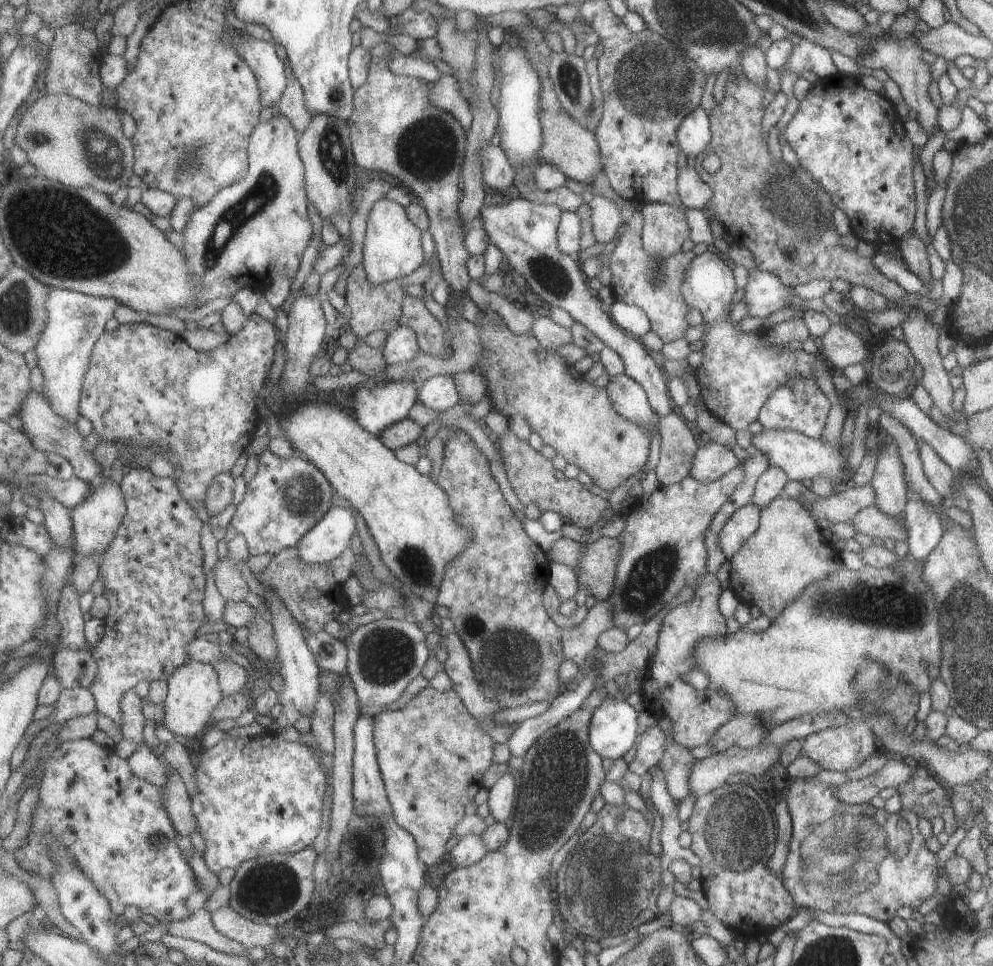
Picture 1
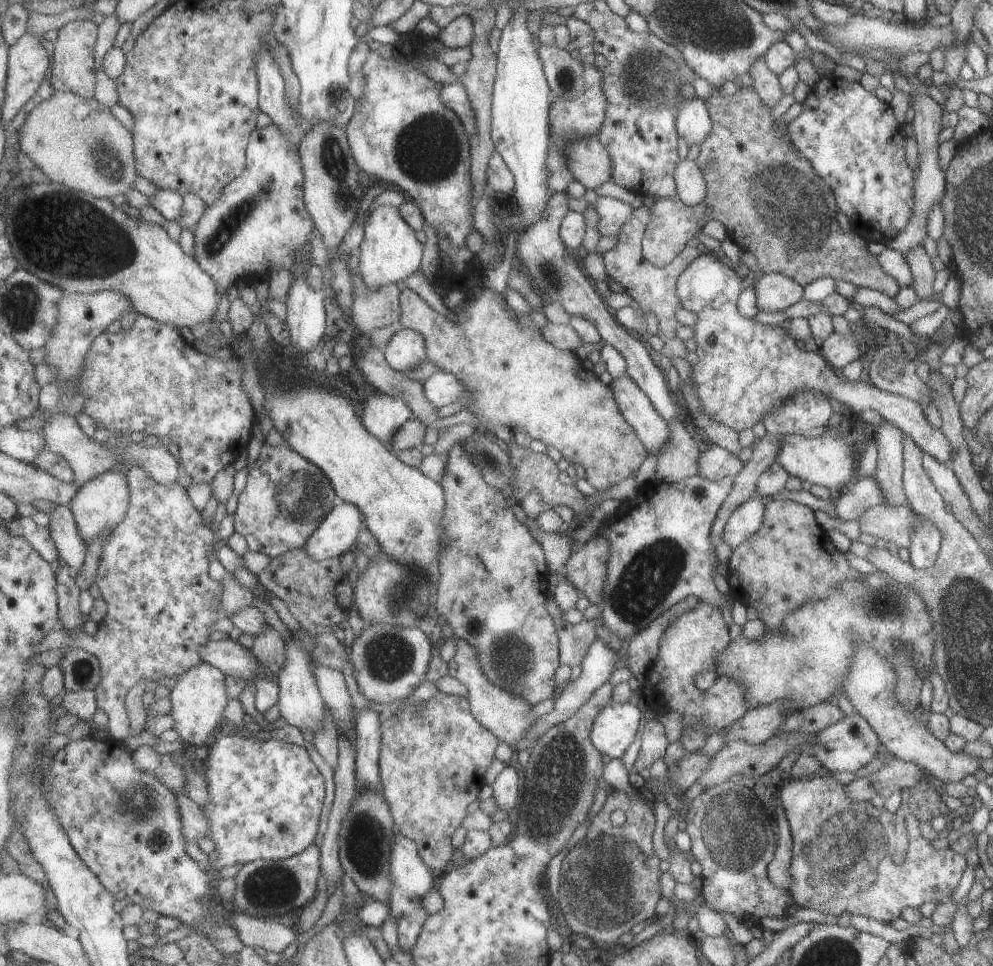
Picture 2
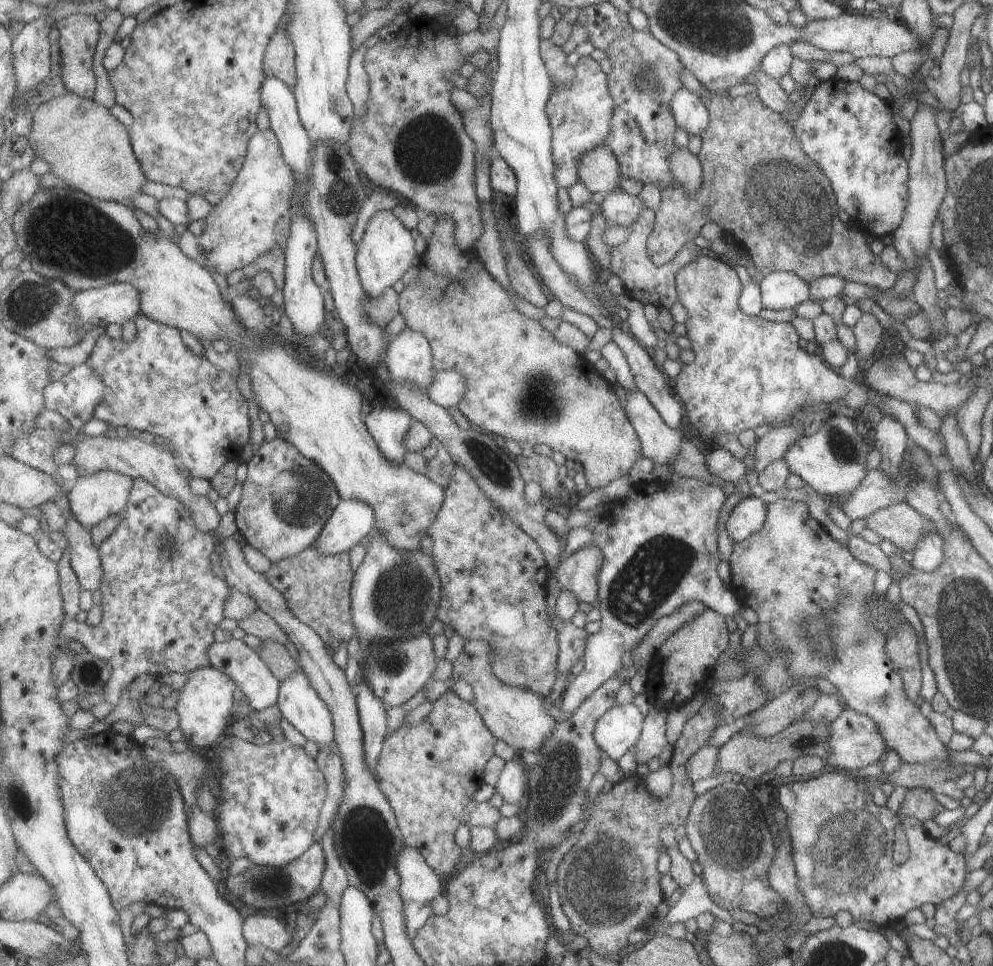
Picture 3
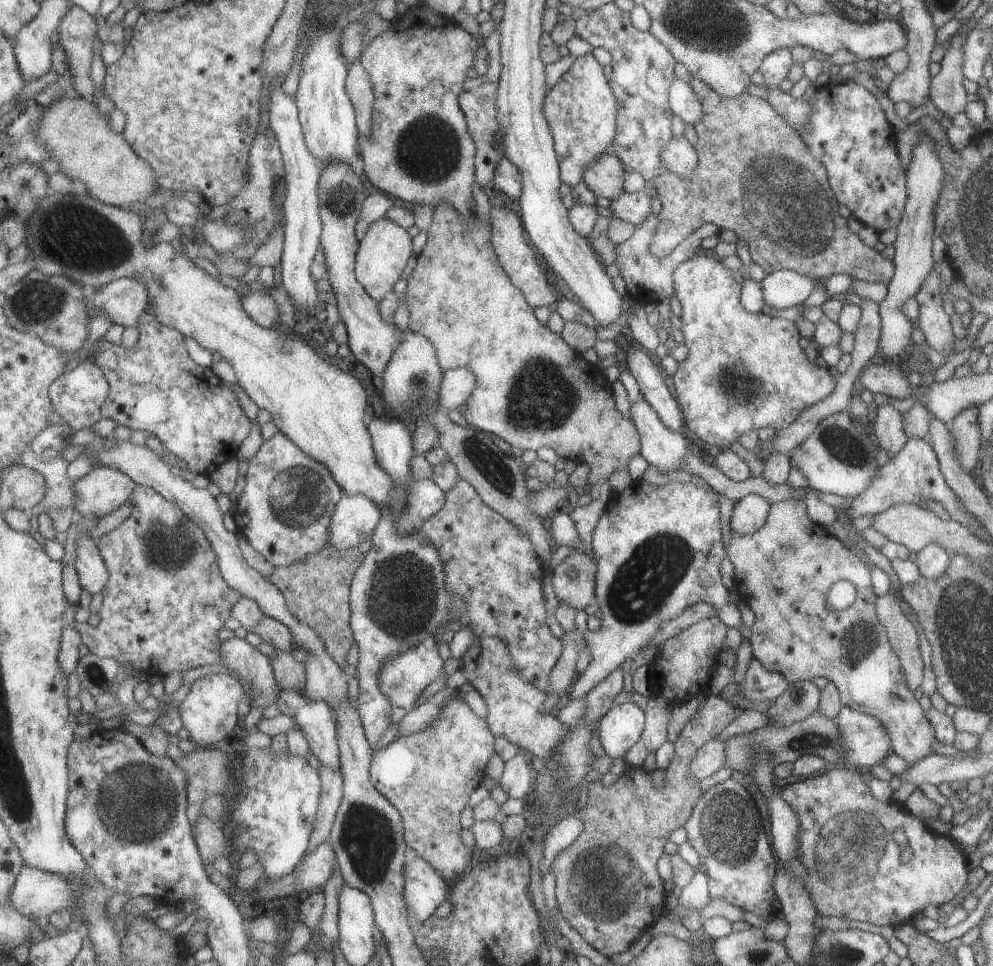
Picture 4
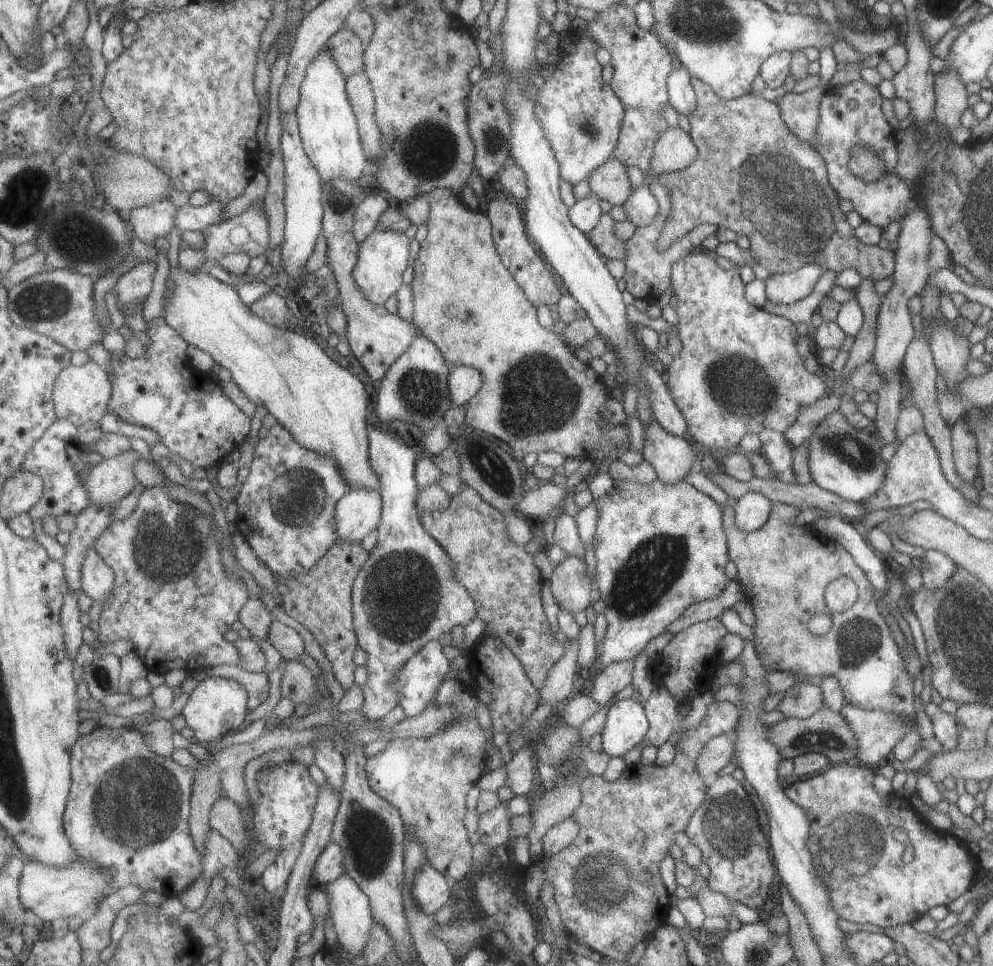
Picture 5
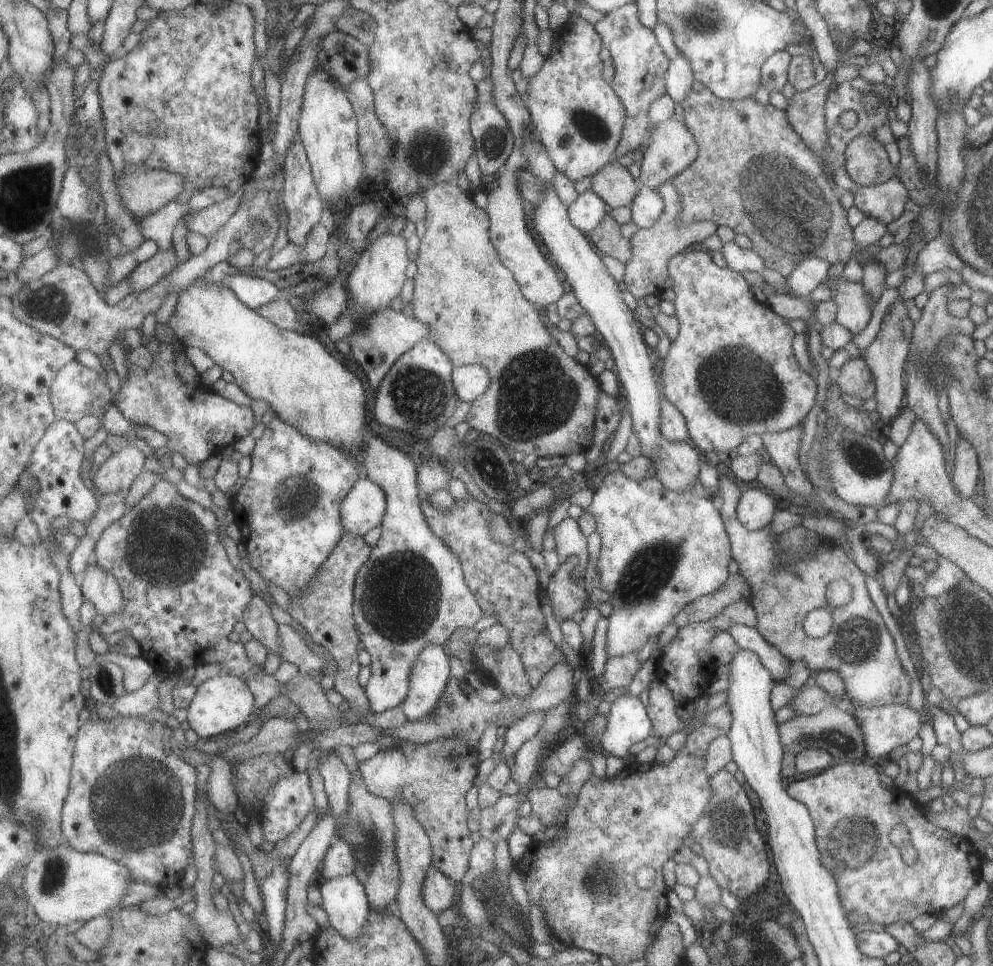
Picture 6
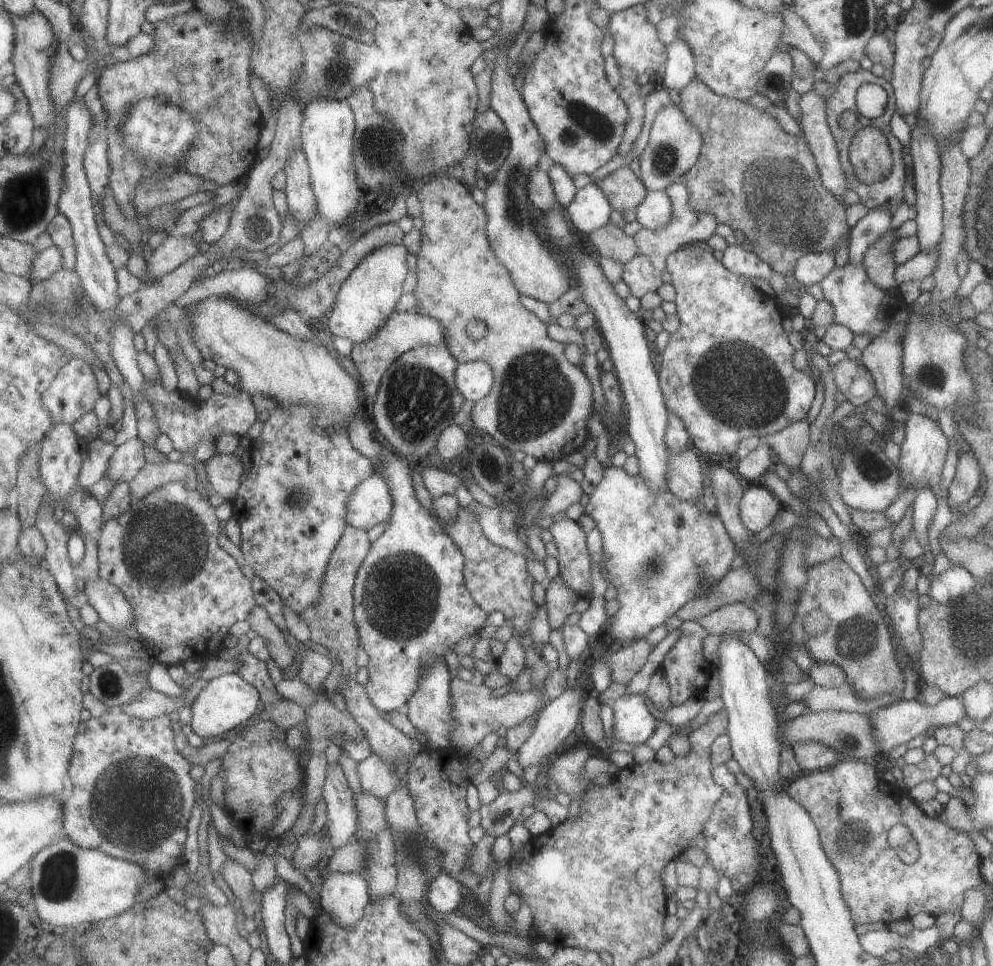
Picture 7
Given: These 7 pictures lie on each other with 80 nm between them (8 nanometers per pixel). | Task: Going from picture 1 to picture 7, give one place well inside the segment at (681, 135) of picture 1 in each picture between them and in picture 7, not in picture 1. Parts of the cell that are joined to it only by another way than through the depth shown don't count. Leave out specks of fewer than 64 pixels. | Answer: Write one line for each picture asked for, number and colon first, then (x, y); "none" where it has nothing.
2: (694, 122)
3: (691, 114)
4: (685, 102)
5: (683, 99)
6: (680, 78)
7: (681, 65)

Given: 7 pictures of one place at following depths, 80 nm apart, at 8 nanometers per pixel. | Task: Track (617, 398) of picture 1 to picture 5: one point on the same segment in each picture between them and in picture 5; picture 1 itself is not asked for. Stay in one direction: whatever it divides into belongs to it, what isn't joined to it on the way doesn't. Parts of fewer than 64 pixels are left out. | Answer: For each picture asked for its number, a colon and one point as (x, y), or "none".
2: (635, 405)
3: (660, 442)
4: (666, 449)
5: (672, 456)

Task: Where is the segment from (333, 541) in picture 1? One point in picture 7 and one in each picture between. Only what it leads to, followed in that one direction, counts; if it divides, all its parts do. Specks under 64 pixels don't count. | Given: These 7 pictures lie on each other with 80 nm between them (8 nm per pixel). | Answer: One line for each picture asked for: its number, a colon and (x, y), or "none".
2: (336, 535)
3: (352, 520)
4: (355, 518)
5: (359, 513)
6: (365, 507)
7: (372, 503)

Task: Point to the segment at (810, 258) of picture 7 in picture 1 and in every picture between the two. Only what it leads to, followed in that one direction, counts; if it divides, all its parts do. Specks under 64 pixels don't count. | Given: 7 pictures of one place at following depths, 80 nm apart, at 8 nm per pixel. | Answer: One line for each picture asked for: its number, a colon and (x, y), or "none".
1: (764, 294)
2: (775, 292)
3: (780, 289)
4: (784, 288)
5: (786, 288)
6: (811, 272)

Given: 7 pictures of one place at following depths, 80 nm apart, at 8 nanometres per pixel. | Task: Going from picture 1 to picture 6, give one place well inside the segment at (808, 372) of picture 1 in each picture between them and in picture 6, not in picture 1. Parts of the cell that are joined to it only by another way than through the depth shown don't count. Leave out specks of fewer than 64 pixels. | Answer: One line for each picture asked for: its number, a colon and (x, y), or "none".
2: (745, 369)
3: (748, 371)
4: (744, 372)
5: (738, 372)
6: (730, 371)

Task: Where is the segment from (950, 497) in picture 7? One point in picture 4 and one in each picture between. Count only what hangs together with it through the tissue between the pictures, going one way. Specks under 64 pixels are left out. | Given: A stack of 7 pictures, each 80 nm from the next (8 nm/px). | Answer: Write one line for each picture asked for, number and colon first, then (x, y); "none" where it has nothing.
4: (963, 429)
5: (965, 458)
6: (963, 477)

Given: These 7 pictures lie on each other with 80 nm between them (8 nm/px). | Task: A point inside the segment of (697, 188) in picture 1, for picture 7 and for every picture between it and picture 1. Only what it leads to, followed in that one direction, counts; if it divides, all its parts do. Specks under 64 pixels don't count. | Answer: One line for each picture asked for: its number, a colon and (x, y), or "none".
2: (692, 189)
3: (687, 168)
4: (678, 156)
5: (675, 150)
6: (672, 148)
7: (675, 144)

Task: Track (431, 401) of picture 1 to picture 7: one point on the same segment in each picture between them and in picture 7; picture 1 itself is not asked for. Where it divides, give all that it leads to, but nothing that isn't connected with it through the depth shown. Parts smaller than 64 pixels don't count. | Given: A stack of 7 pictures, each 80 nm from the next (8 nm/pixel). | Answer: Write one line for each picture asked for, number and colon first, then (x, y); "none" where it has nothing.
2: (443, 389)
3: (449, 388)
4: (457, 385)
5: (465, 382)
6: (471, 381)
7: (474, 380)

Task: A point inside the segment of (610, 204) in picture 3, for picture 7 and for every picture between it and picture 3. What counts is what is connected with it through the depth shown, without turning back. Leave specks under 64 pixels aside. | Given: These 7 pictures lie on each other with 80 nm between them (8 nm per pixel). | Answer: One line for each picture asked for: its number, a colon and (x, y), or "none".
4: (632, 207)
5: (642, 207)
6: (647, 209)
7: (655, 212)

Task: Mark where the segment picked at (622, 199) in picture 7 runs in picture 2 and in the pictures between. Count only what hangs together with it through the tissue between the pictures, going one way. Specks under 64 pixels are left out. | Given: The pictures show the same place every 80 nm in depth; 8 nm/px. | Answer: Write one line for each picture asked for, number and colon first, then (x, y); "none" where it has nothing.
2: (589, 160)
3: (599, 169)
4: (606, 176)
5: (610, 181)
6: (615, 184)

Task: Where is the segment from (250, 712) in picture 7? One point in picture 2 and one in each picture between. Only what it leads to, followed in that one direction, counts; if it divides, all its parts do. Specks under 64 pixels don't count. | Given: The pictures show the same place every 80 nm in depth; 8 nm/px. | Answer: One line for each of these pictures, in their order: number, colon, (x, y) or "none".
2: (199, 697)
3: (205, 704)
4: (209, 711)
5: (219, 706)
6: (224, 703)

